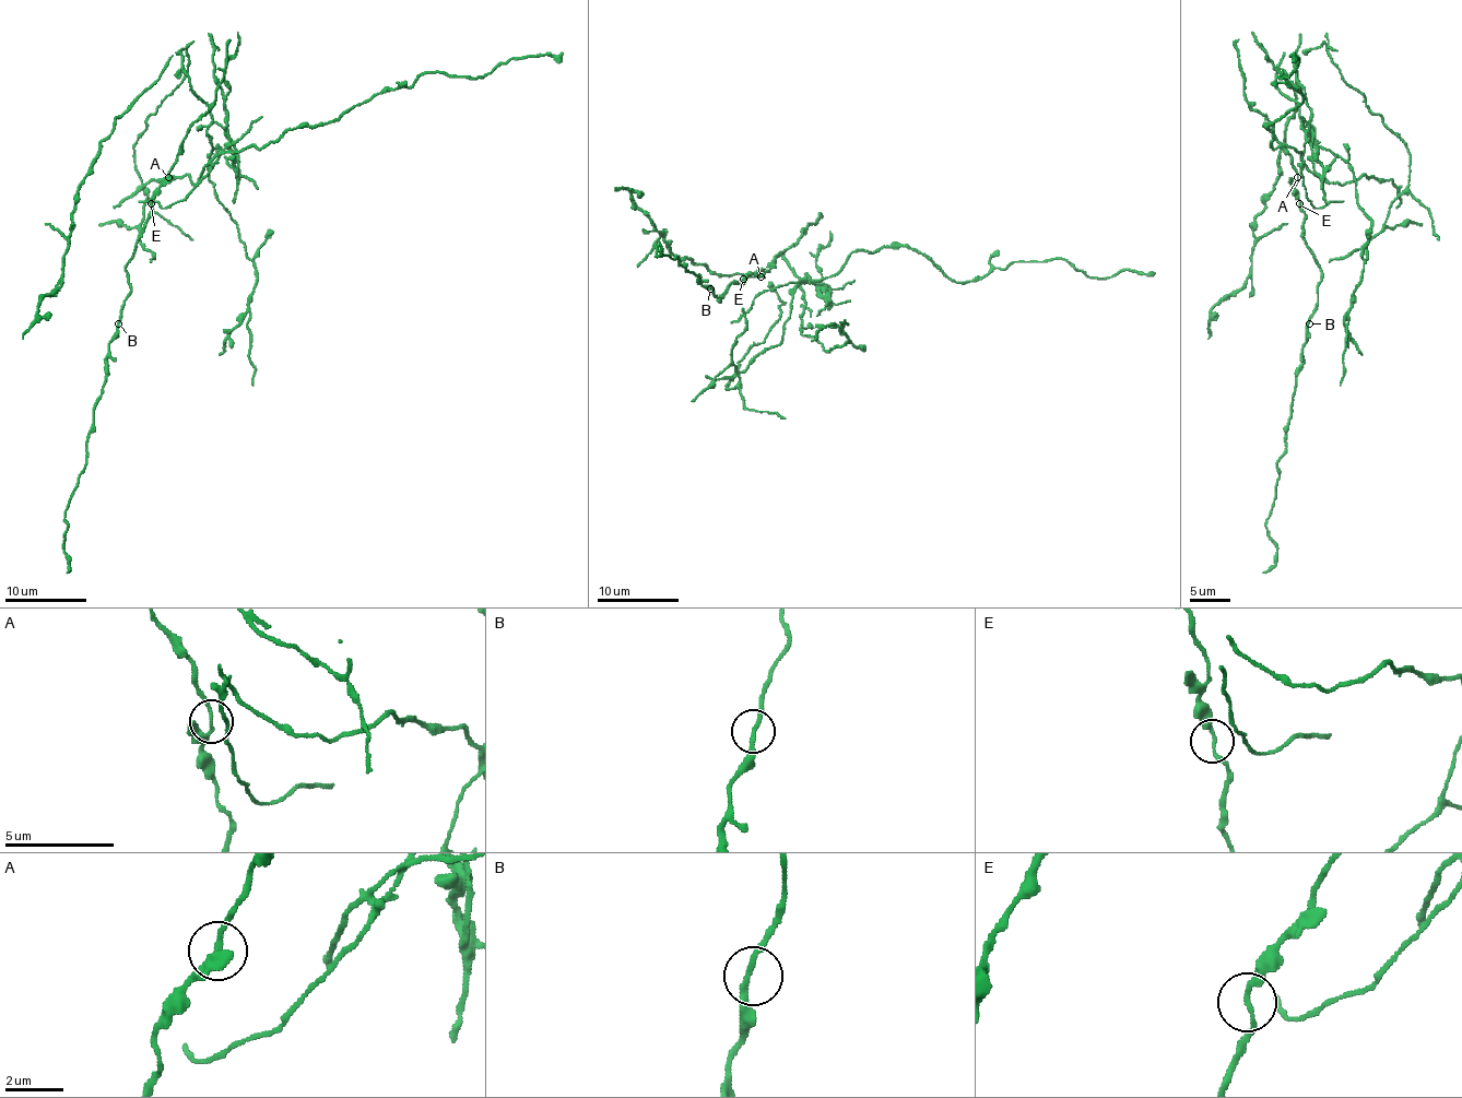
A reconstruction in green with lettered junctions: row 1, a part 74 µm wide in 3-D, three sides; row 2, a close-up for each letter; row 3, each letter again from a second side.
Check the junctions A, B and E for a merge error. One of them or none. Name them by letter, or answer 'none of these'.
A

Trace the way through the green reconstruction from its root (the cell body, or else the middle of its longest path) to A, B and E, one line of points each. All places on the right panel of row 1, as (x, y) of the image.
A: (1389, 179), (1364, 175), (1342, 185), (1325, 182), (1303, 165), (1305, 196), (1316, 208), (1305, 212), (1297, 177)
B: (1389, 179), (1364, 175), (1340, 185), (1300, 167), (1316, 208), (1305, 212), (1303, 238), (1321, 272), (1309, 323)
E: (1389, 179), (1364, 175), (1342, 185), (1325, 182), (1303, 165), (1305, 196), (1316, 208), (1305, 212), (1299, 203)

